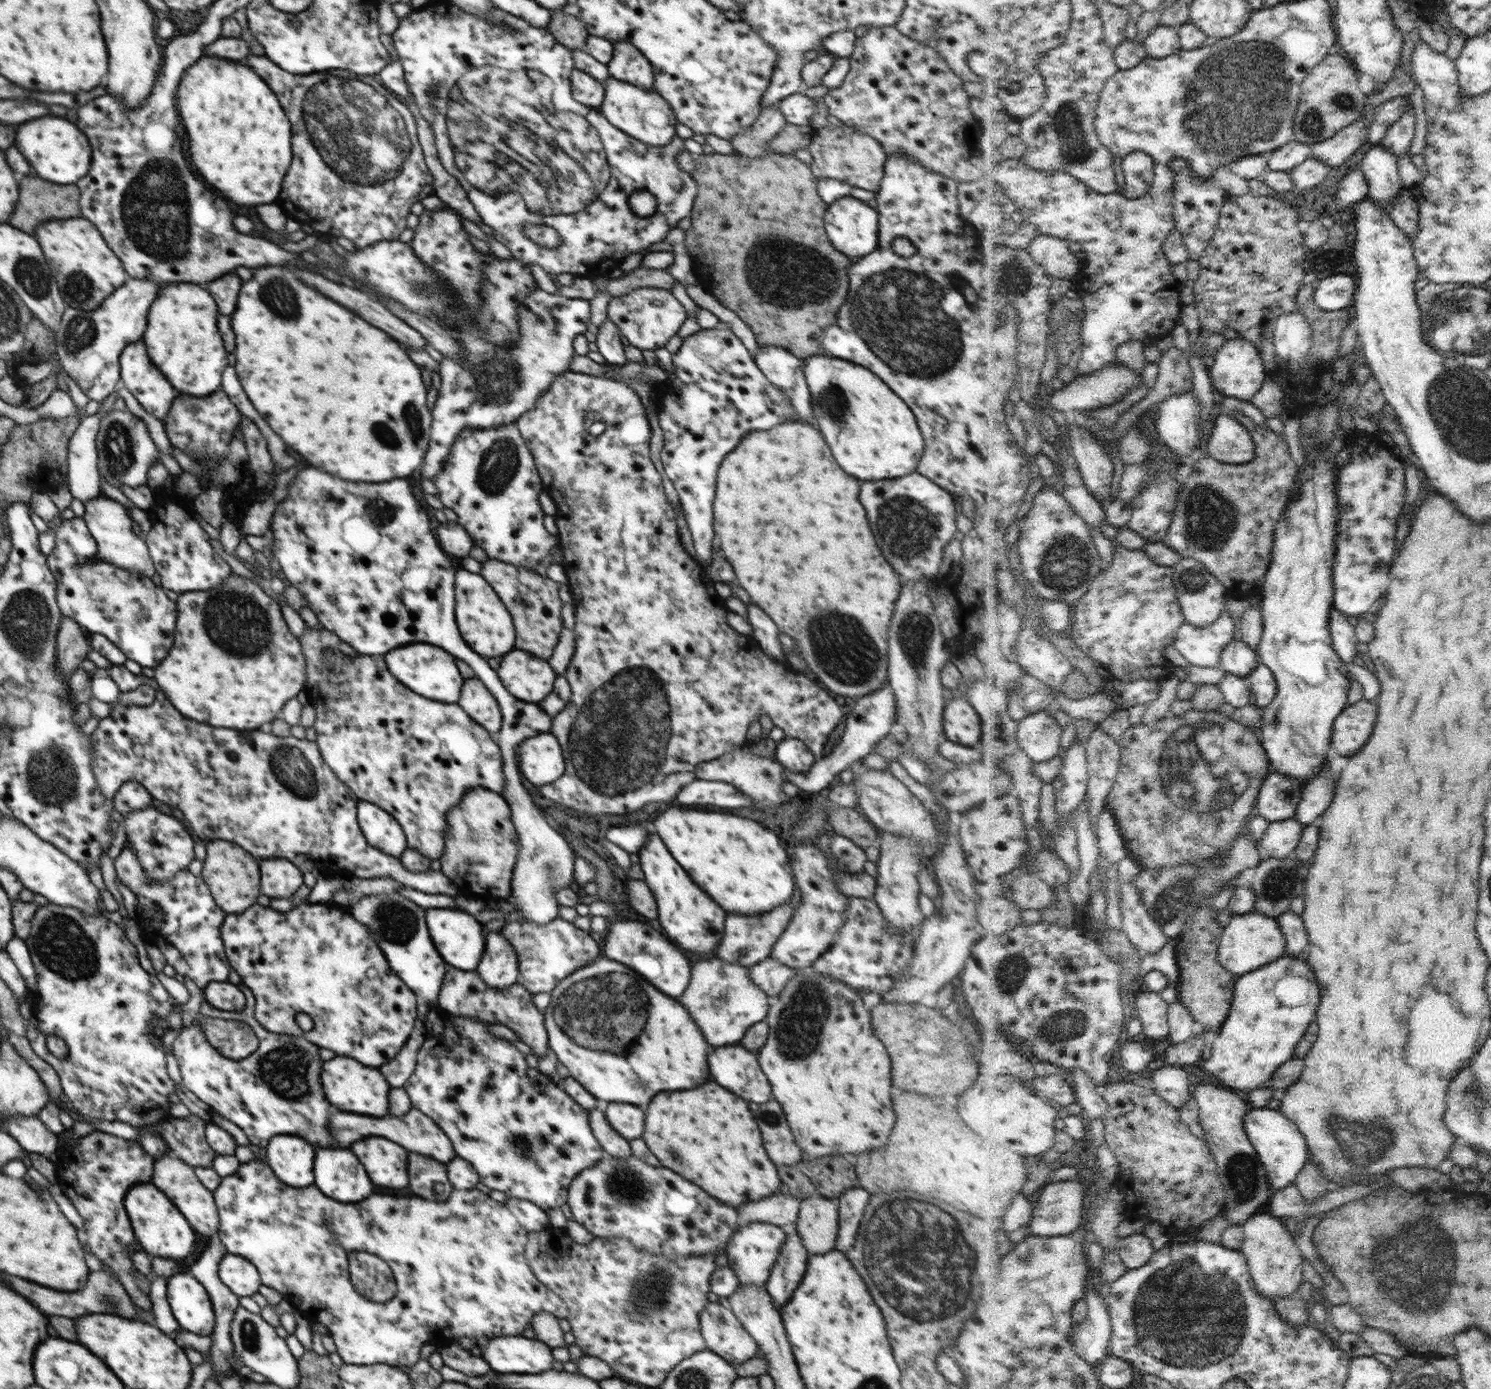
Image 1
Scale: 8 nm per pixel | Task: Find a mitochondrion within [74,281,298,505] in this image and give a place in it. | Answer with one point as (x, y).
(118, 452)

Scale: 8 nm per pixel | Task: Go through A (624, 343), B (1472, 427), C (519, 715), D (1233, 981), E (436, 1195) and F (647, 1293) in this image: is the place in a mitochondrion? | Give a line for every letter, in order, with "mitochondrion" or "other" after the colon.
A: other
B: mitochondrion
C: other
D: other
E: other
F: mitochondrion

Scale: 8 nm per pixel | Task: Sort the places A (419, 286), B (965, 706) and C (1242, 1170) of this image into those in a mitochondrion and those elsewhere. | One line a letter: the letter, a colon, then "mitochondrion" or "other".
A: mitochondrion
B: other
C: mitochondrion

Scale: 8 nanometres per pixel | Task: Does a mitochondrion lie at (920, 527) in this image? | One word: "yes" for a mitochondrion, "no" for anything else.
yes

